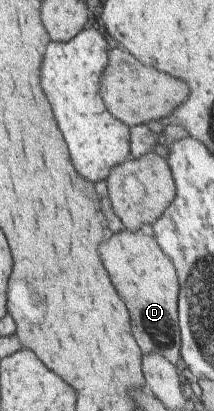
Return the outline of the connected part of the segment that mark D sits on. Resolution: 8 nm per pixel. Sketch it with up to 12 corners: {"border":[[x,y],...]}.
{"border":[[153,226],[99,258],[143,355],[181,358],[179,276]]}

